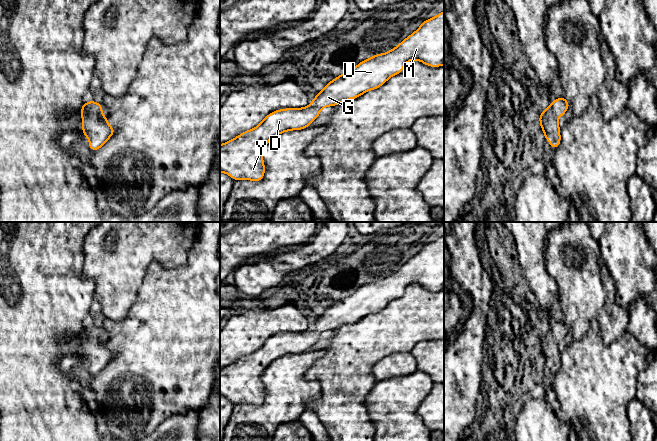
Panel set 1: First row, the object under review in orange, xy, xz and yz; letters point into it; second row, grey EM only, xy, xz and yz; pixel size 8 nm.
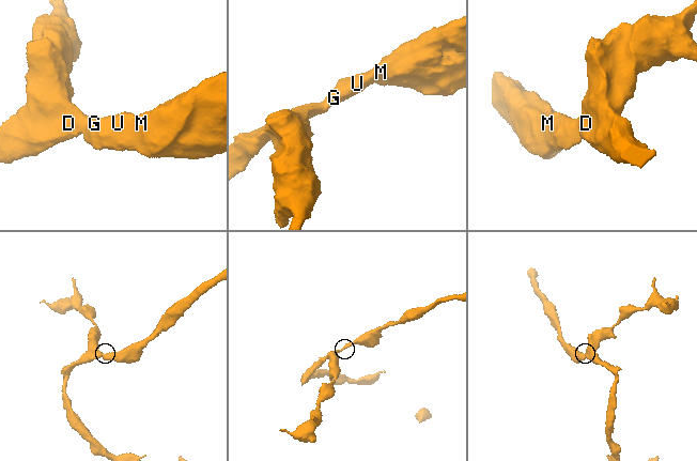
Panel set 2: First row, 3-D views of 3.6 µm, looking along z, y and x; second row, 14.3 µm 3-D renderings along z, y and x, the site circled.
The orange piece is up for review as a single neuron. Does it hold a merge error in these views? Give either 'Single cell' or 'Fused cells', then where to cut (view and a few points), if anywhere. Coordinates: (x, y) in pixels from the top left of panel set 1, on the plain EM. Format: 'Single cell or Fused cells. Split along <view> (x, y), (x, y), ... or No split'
Single cell. No split

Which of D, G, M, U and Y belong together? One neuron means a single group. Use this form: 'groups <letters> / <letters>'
groups D G M U Y

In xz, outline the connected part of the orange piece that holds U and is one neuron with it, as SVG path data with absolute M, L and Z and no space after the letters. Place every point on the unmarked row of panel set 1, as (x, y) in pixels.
M444 235L434 242L423 245L414 257L392 274L372 279L371 282L358 287L355 292L330 305L307 331L276 334L268 338L255 352L221 368L220 396L228 398L234 405L239 403L248 403L253 406L261 405L265 398L262 375L273 361L286 355L309 351L320 340L321 332L337 330L341 326L355 323L369 314L381 311L390 301L403 296L405 288L410 284L419 284L431 291L444 289Z

